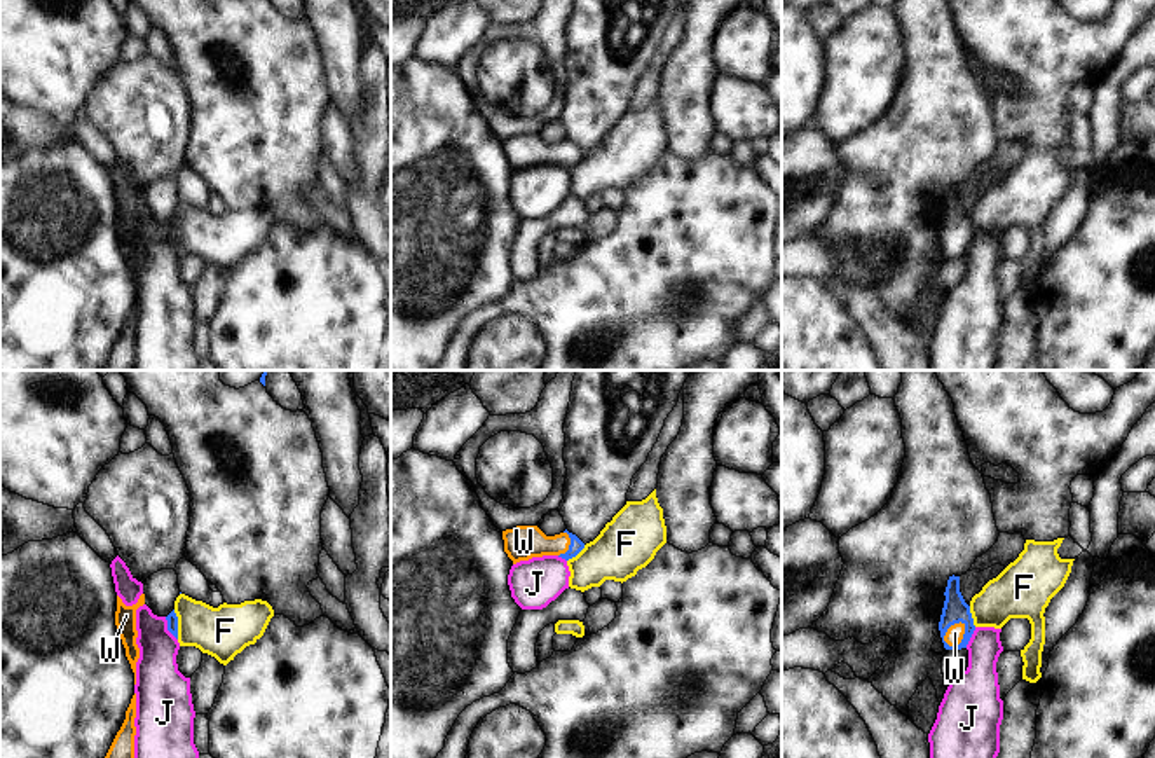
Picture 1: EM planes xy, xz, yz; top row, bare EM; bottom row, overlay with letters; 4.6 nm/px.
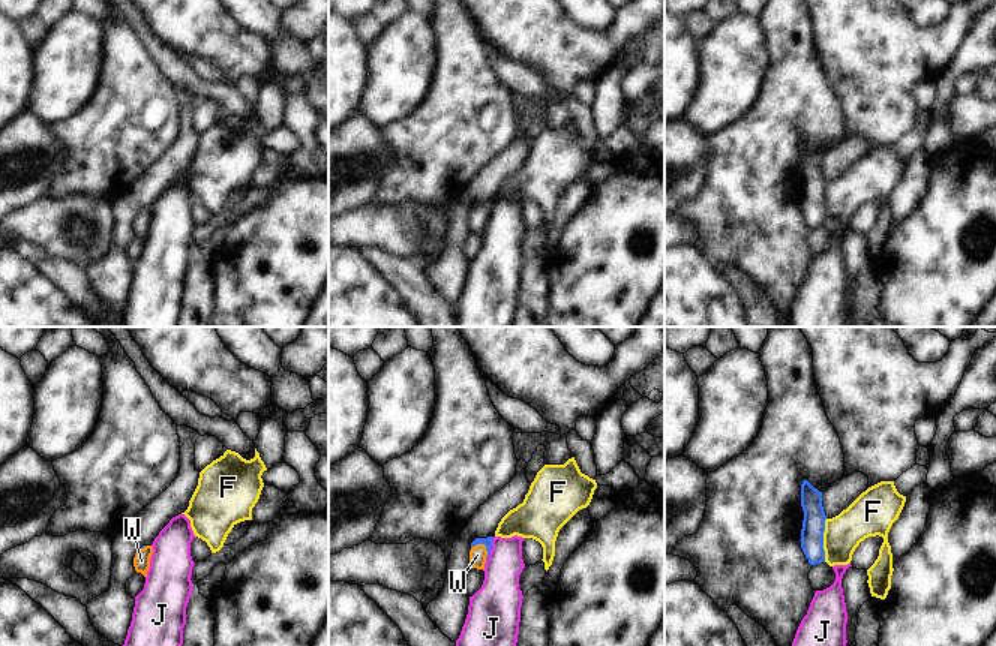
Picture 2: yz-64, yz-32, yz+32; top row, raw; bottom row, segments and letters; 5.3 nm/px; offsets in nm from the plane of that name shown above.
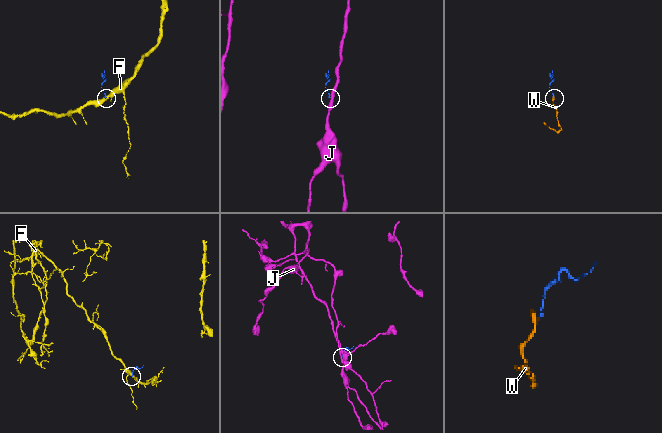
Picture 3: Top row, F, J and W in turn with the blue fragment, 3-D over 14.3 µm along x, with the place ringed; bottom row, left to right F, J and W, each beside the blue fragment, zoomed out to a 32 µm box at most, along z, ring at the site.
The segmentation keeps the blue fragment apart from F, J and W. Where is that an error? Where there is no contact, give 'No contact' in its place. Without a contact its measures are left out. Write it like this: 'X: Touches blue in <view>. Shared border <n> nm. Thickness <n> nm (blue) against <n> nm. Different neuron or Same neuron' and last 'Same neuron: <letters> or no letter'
F: Touches blue in xy. Shared border 140 nm. Thickness 50 nm (blue) against 240 nm. Different neuron
J: Touches blue in xy. Shared border 130 nm. Thickness 50 nm (blue) against 200 nm. Different neuron
W: Touches blue in yz. Shared border 140 nm. Thickness 120 nm (blue) against 80 nm. Same neuron
Same neuron: W.

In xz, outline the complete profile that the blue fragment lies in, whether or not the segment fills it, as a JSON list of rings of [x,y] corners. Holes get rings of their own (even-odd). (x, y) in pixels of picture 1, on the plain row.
[[[516,134],[502,140],[504,161],[513,169],[529,169],[532,166],[558,164],[565,169],[576,166],[584,152],[567,138],[555,145],[546,145],[537,134]]]

